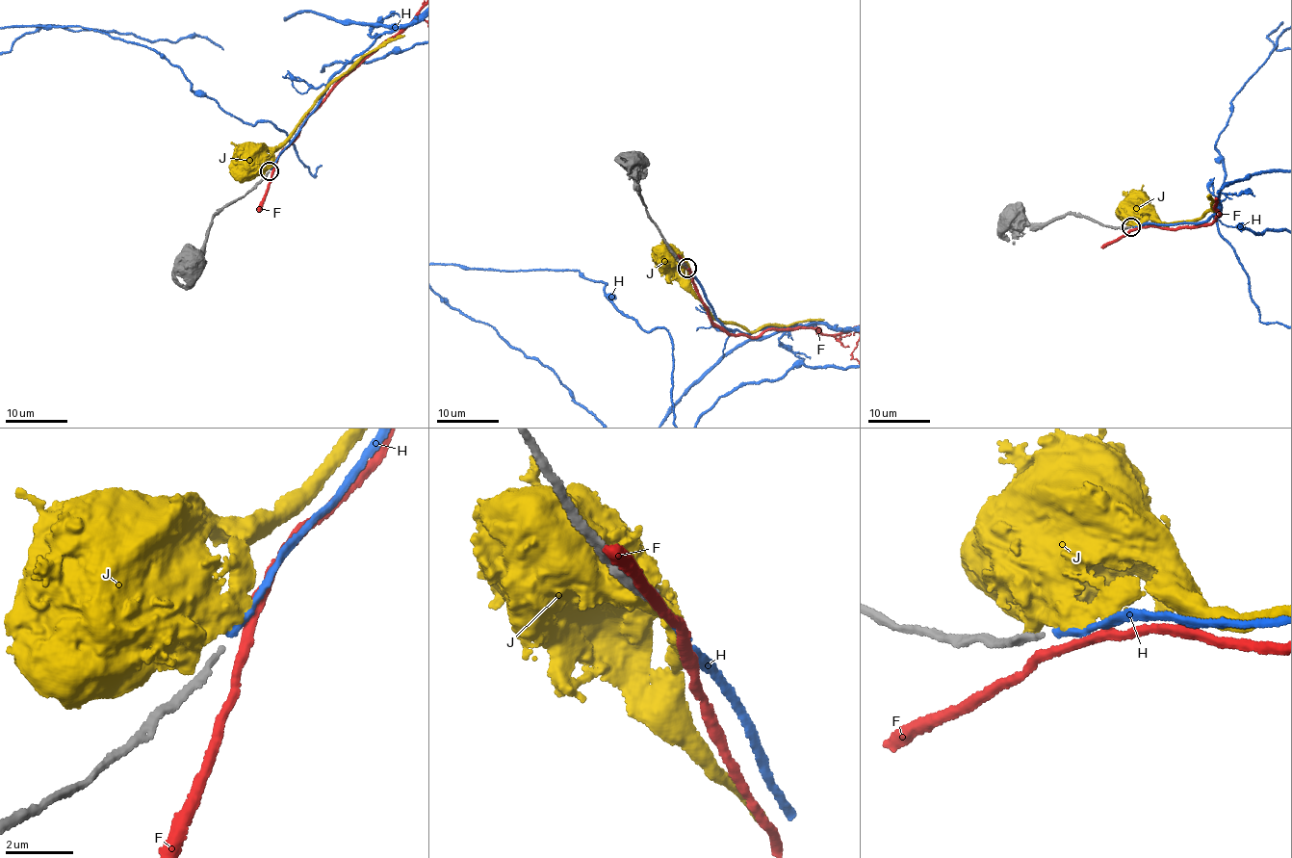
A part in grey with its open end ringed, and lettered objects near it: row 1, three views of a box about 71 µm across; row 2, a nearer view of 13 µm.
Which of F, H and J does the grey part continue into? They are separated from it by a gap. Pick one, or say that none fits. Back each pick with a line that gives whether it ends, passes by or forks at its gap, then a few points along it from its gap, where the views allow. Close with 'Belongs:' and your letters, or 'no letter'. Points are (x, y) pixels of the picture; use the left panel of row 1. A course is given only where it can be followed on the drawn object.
H: it ends
Belongs: H

